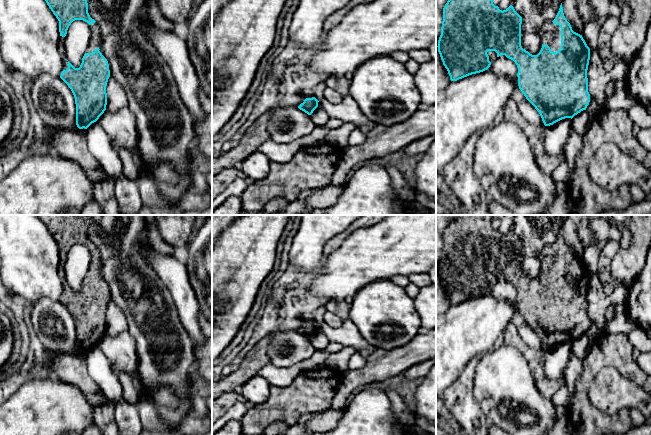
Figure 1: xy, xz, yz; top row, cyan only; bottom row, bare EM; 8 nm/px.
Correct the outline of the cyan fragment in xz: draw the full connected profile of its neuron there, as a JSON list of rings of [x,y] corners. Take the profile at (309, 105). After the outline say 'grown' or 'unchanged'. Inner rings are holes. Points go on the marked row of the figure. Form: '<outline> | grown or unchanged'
[[[315,97],[306,98],[303,103],[301,103],[298,108],[308,115],[311,115],[313,111],[318,107],[318,100]]] | unchanged

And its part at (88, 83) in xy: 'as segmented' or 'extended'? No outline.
extended

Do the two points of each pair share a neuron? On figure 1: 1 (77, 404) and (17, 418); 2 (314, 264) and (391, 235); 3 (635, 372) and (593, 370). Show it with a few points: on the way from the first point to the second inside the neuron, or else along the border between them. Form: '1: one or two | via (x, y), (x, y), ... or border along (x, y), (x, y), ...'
1: one | via (62, 409), (32, 410)
2: two | border along (325, 256), (323, 266), (317, 272)
3: one | via (625, 364), (622, 361), (603, 361)

